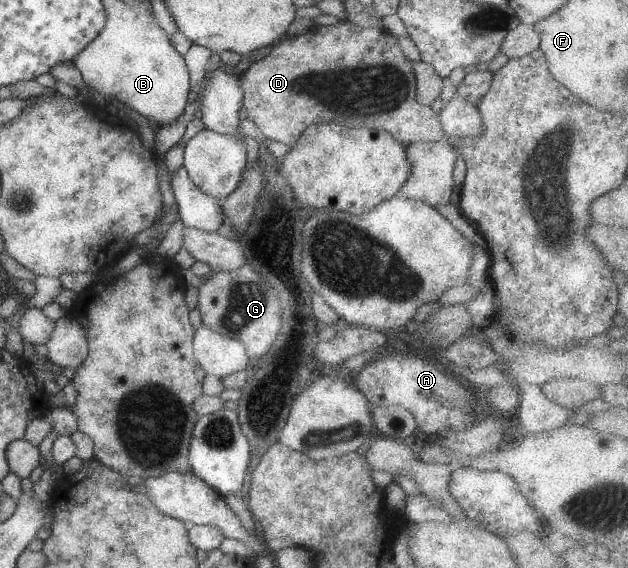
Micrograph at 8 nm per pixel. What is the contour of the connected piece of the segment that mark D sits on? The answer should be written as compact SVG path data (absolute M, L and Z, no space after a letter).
M338 20L333 26L314 25L306 32L299 32L299 35L286 36L283 42L277 44L277 46L274 45L269 54L263 56L260 60L253 61L246 70L237 75L243 91L242 106L246 110L246 118L255 124L258 134L288 147L296 143L297 137L304 128L316 123L335 123L346 127L380 129L388 132L397 142L404 145L423 141L445 141L444 132L440 127L440 117L431 110L429 105L419 104L415 100L416 80L412 62L403 56L395 39L384 29L375 28L375 26L373 28L359 27L347 20Z

